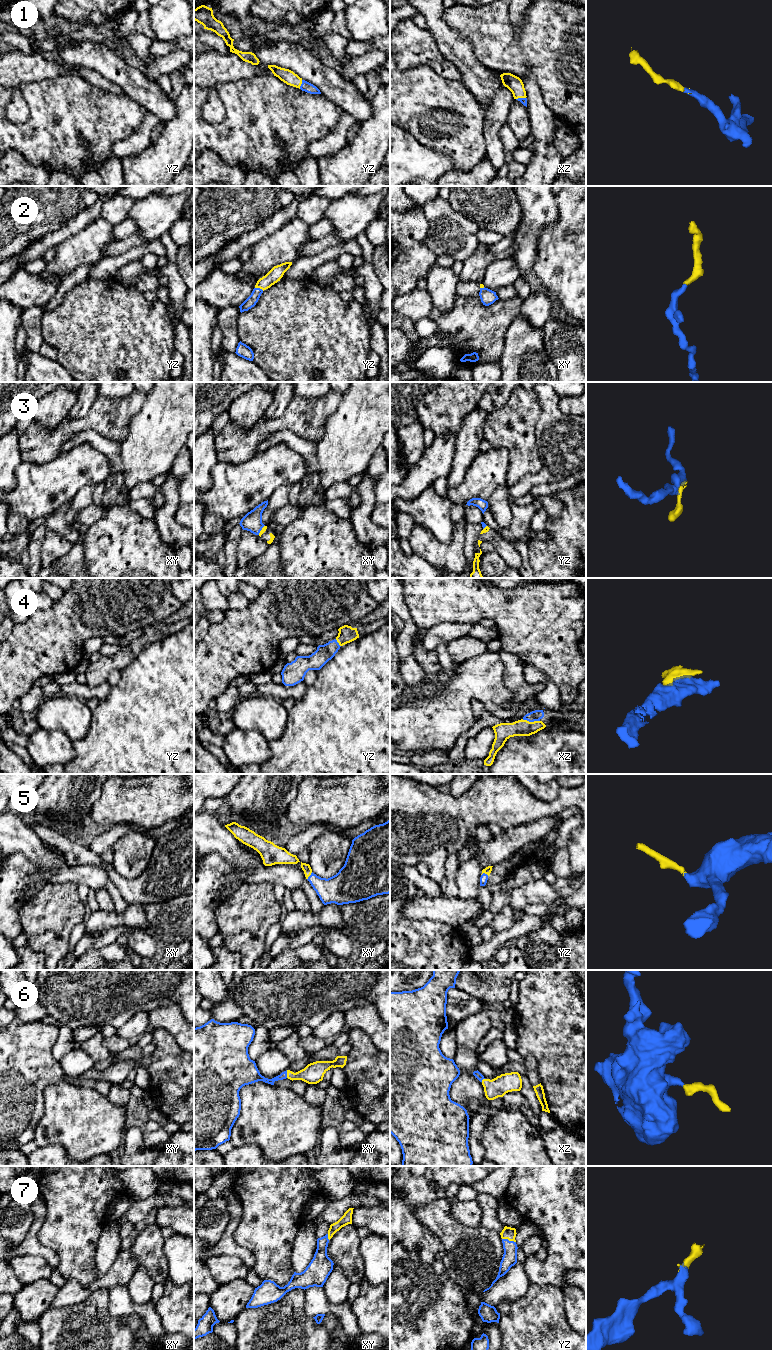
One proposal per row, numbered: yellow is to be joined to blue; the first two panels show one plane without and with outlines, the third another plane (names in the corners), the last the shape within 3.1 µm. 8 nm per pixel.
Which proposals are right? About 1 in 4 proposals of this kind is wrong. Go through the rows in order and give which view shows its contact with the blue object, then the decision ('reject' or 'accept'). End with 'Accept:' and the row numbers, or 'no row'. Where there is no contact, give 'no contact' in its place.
1: yz | accept
2: yz | accept
3: xy | accept
4: xz | accept
5: xy | accept
6: xy | accept
7: yz | accept
Accept: 1, 2, 3, 4, 5, 6, 7

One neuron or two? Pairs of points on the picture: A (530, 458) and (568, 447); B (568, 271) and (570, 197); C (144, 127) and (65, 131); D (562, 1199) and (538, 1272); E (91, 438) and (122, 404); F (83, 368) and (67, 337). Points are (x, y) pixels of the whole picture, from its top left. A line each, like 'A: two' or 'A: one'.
A: two
B: one
C: two
D: one
E: two
F: one

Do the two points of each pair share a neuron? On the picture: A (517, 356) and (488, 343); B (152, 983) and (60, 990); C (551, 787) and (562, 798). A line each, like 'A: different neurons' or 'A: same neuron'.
A: different neurons
B: same neuron
C: different neurons

